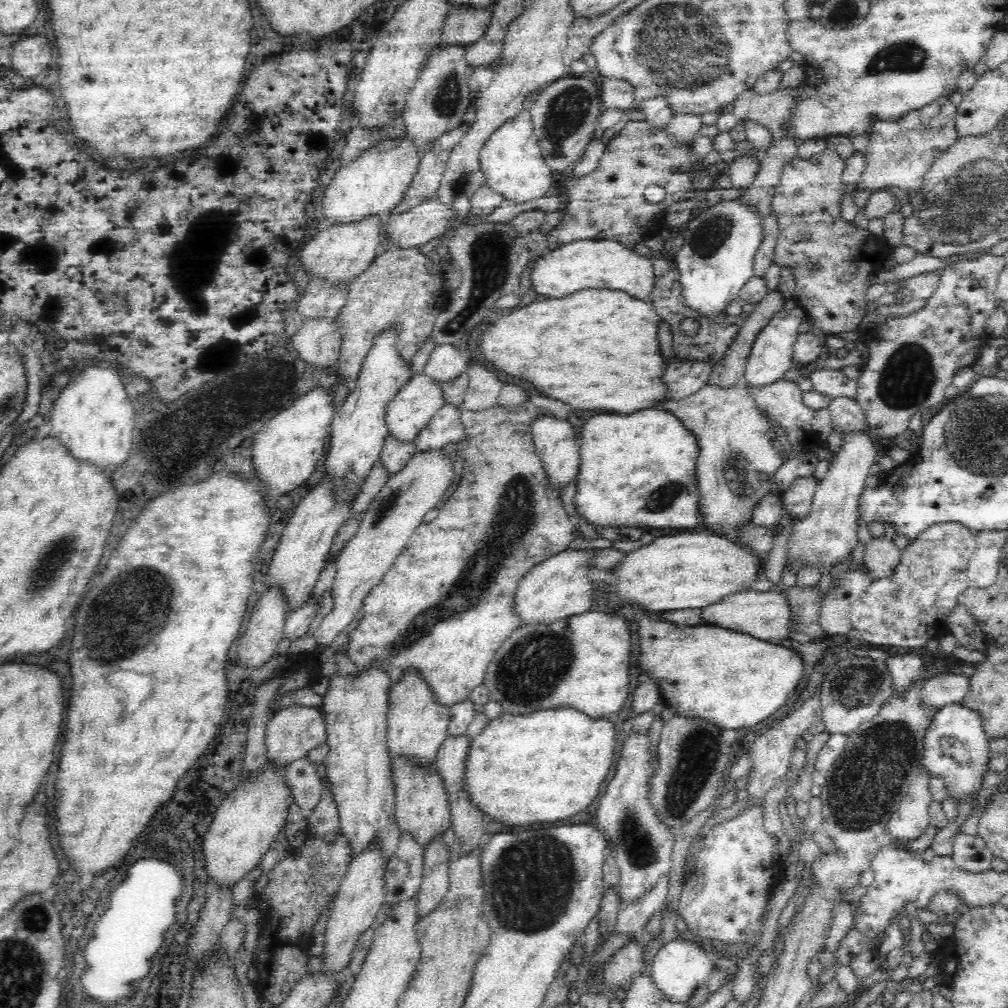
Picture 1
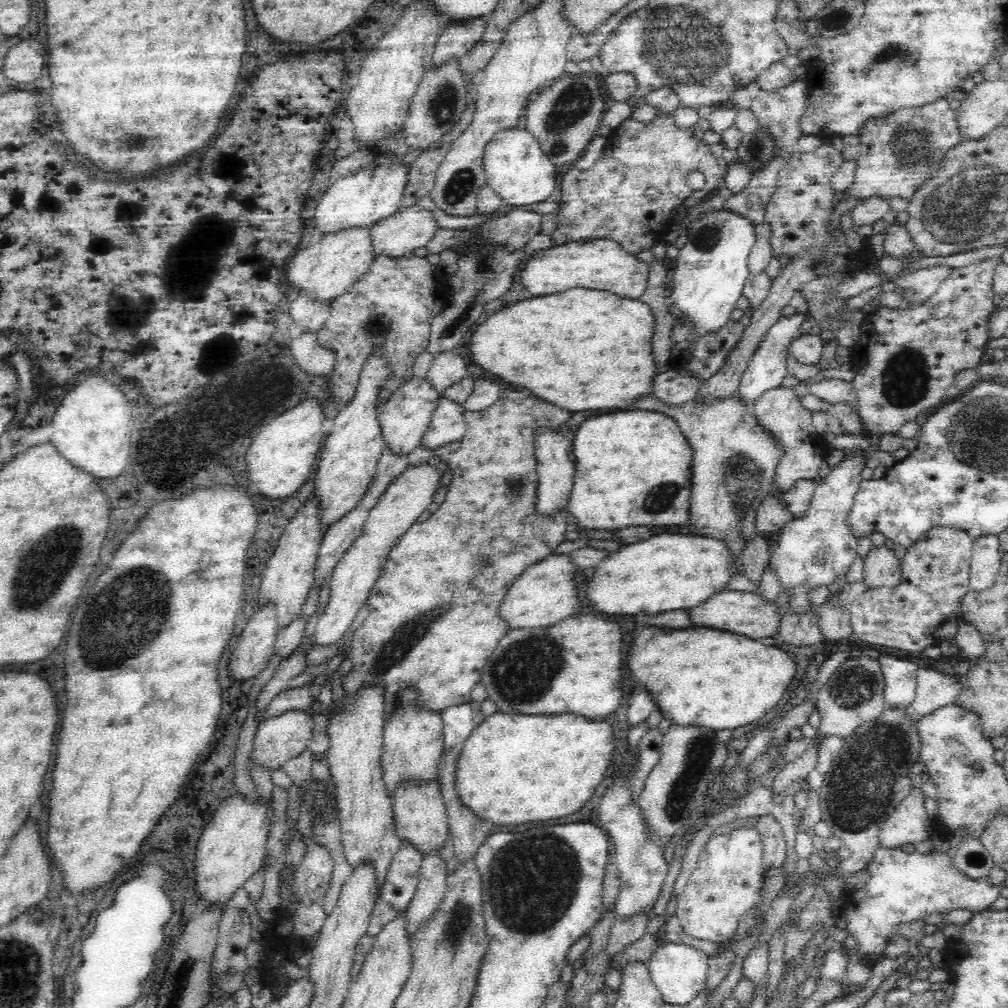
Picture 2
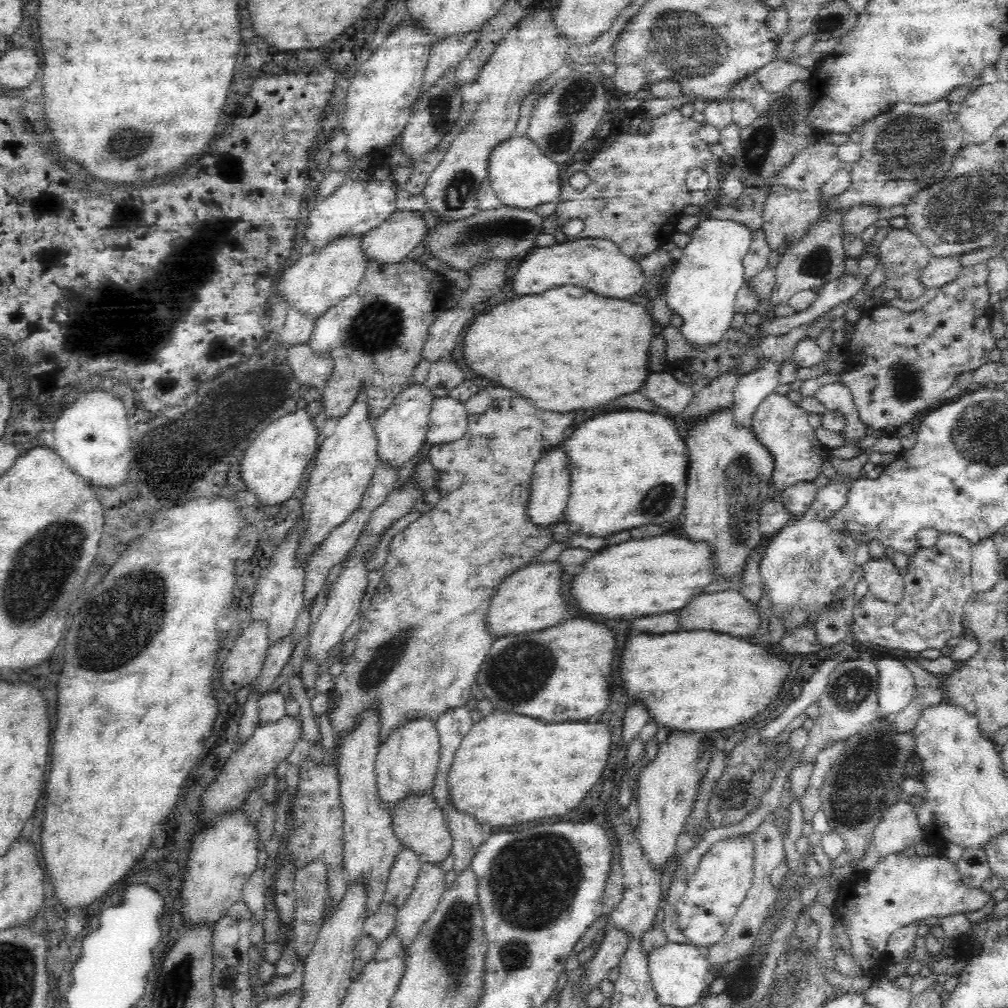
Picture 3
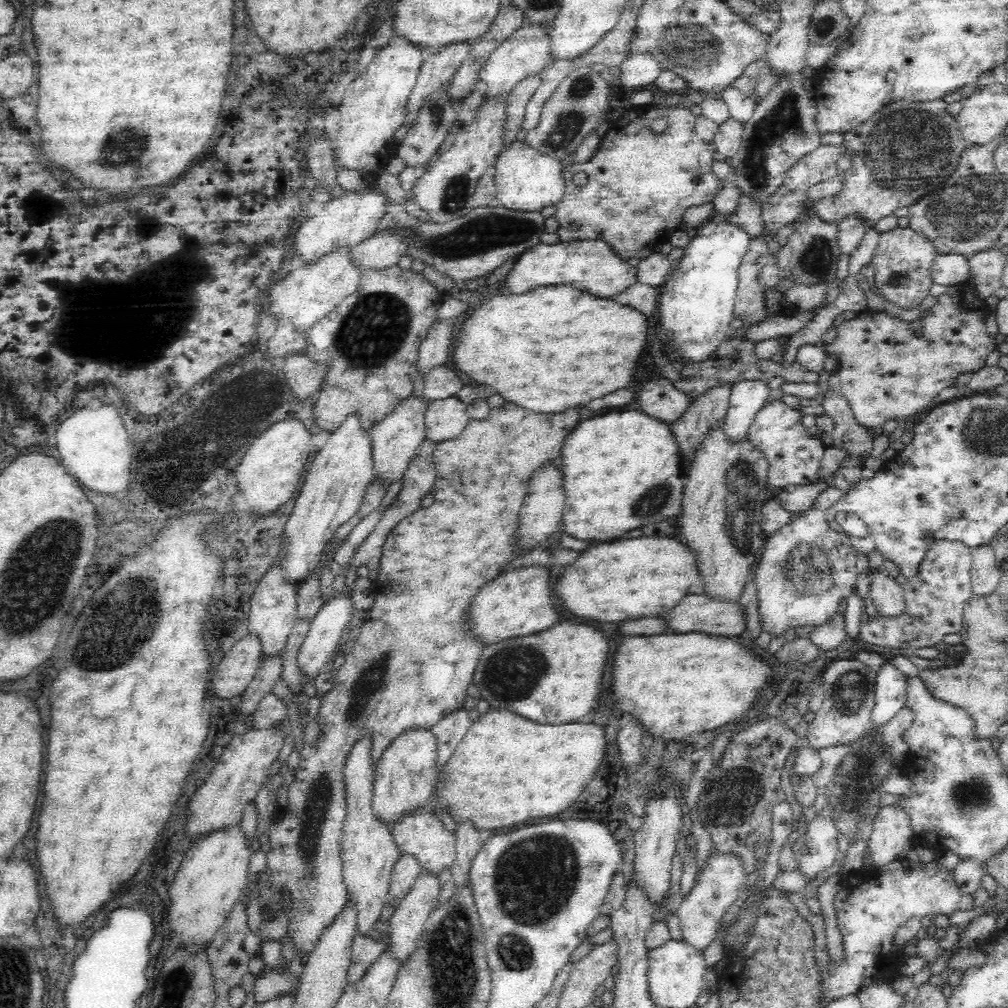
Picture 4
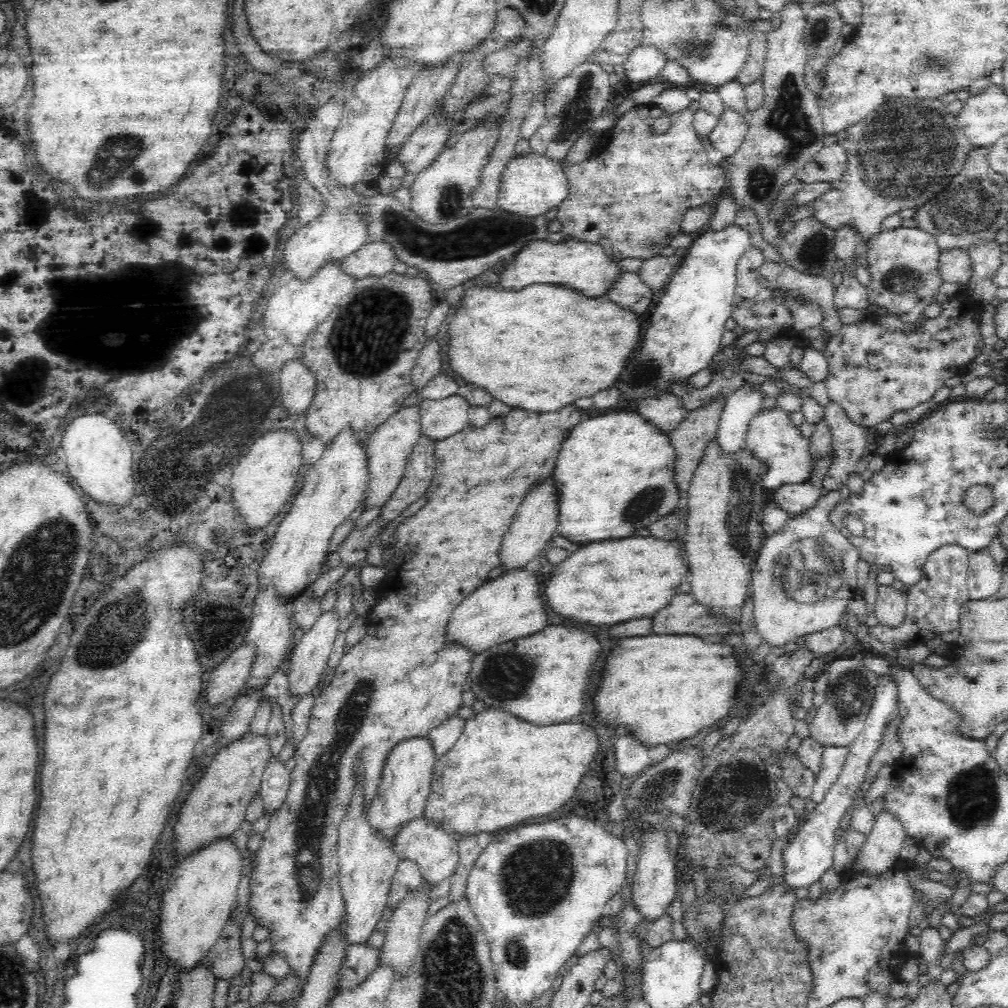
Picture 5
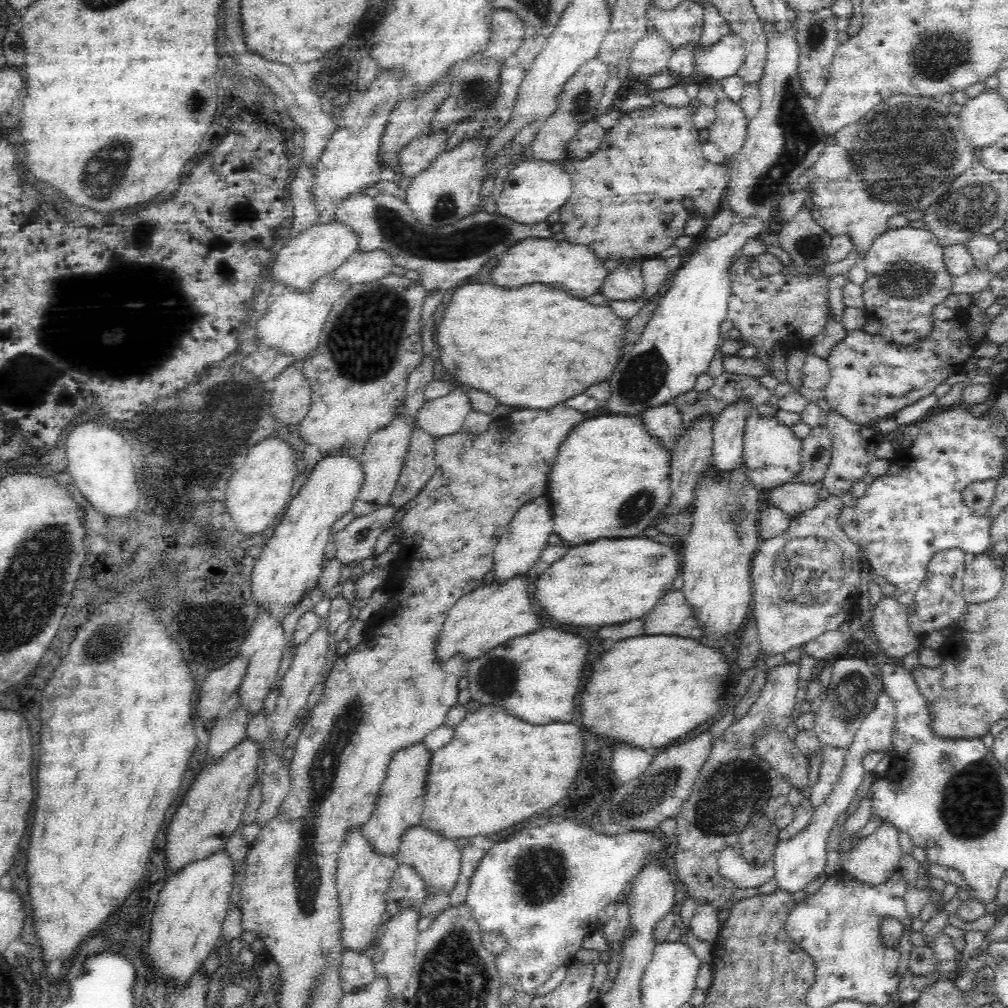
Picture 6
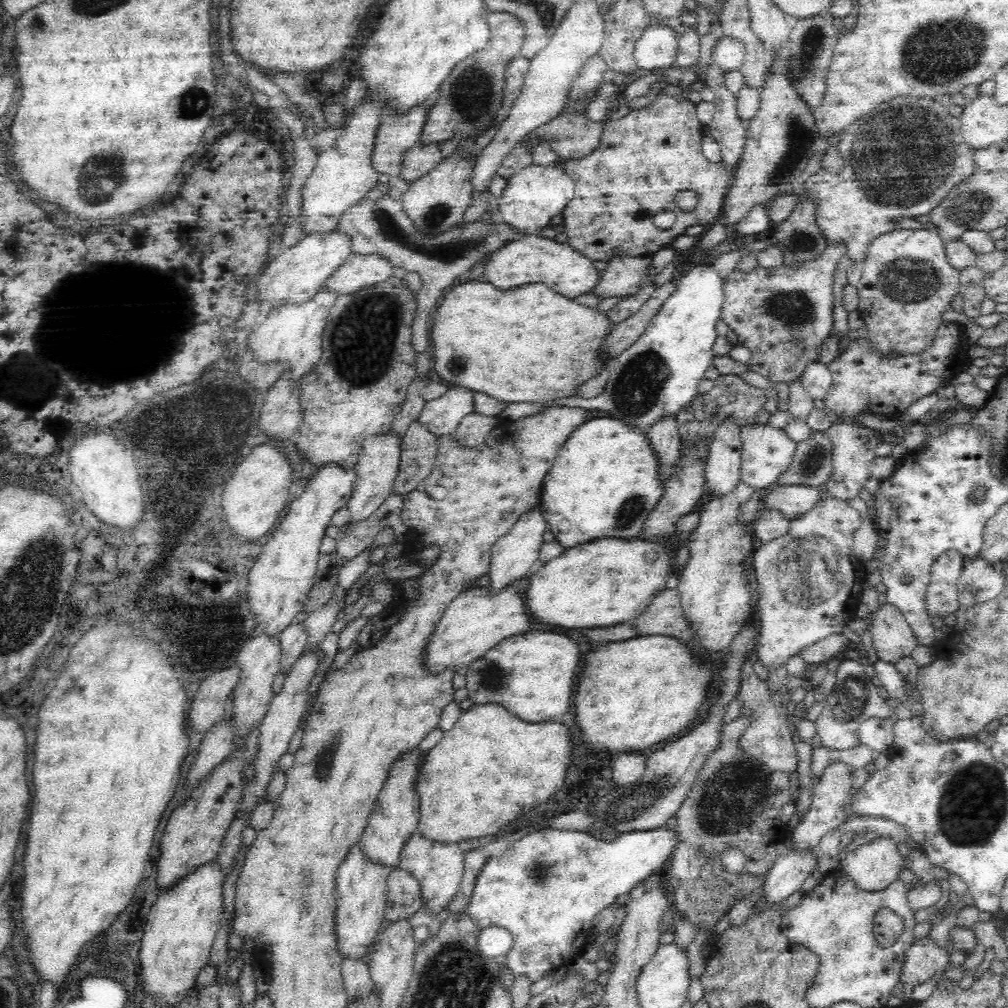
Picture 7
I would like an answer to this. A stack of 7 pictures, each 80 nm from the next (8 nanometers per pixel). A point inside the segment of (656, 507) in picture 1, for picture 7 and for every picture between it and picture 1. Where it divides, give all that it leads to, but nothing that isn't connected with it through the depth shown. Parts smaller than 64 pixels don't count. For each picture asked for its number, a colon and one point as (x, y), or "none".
2: (651, 484)
3: (628, 468)
4: (621, 471)
5: (607, 487)
6: (610, 478)
7: (603, 484)

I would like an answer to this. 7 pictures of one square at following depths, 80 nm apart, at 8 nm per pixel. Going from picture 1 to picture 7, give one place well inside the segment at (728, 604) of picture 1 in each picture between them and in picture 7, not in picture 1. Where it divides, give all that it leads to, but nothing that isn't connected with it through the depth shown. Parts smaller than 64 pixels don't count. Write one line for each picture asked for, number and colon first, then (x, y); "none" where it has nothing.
2: (747, 614)
3: (727, 612)
4: (695, 614)
5: (683, 615)
6: (671, 615)
7: (663, 615)

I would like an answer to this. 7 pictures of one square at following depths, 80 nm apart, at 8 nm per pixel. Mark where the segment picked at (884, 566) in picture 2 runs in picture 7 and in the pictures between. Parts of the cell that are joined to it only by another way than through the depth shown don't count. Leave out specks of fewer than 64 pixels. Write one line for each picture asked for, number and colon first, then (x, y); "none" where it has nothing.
3: (885, 584)
4: (887, 595)
5: (891, 604)
6: (890, 622)
7: (892, 638)

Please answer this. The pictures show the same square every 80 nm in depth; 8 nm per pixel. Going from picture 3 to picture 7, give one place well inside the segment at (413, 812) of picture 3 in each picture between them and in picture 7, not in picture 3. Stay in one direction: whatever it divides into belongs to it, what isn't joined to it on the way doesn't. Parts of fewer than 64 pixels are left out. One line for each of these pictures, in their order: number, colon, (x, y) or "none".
4: (422, 835)
5: (436, 854)
6: (437, 861)
7: (439, 868)

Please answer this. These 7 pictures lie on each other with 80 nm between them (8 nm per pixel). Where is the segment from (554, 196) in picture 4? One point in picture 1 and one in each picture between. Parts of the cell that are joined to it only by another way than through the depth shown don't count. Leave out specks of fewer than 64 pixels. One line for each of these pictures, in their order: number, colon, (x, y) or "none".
1: (512, 162)
2: (520, 173)
3: (522, 177)

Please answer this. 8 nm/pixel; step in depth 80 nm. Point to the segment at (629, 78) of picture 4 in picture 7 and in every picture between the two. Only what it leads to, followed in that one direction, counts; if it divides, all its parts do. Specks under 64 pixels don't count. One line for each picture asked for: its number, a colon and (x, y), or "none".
5: (646, 61)
6: (652, 53)
7: (657, 48)

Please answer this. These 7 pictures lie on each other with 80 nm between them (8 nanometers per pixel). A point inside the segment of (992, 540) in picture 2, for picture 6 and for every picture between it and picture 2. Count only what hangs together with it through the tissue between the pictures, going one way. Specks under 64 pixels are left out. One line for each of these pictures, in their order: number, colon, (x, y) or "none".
3: (985, 565)
4: (985, 572)
5: (984, 579)
6: (983, 581)

